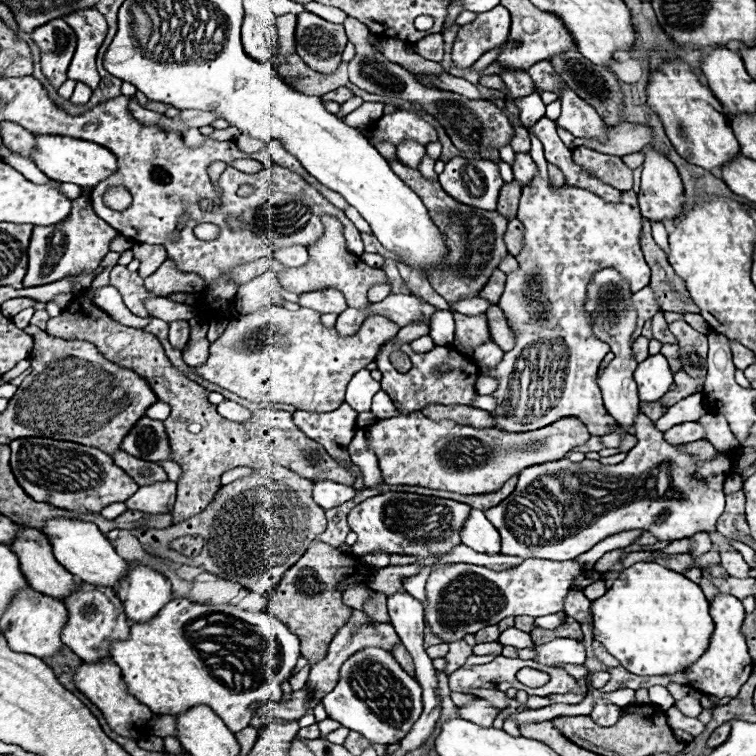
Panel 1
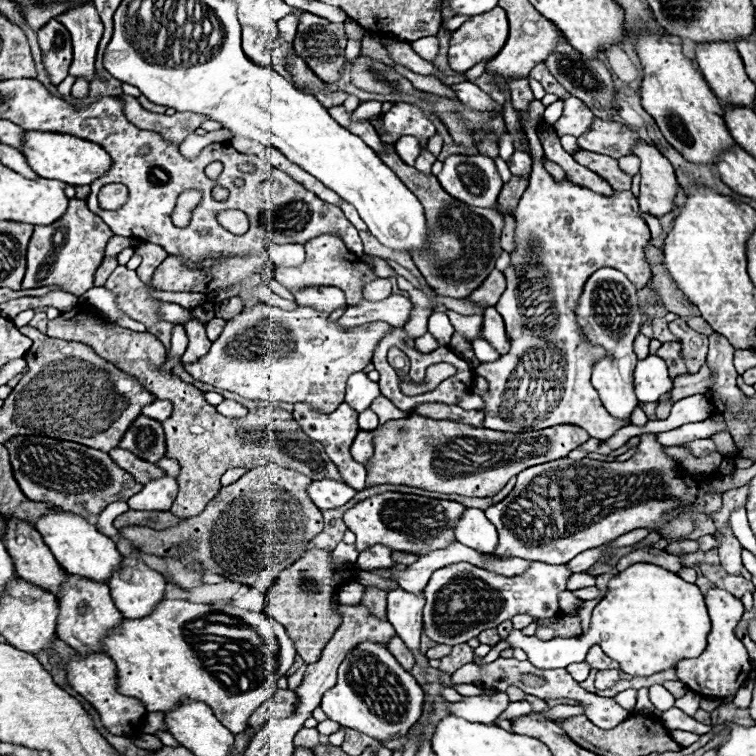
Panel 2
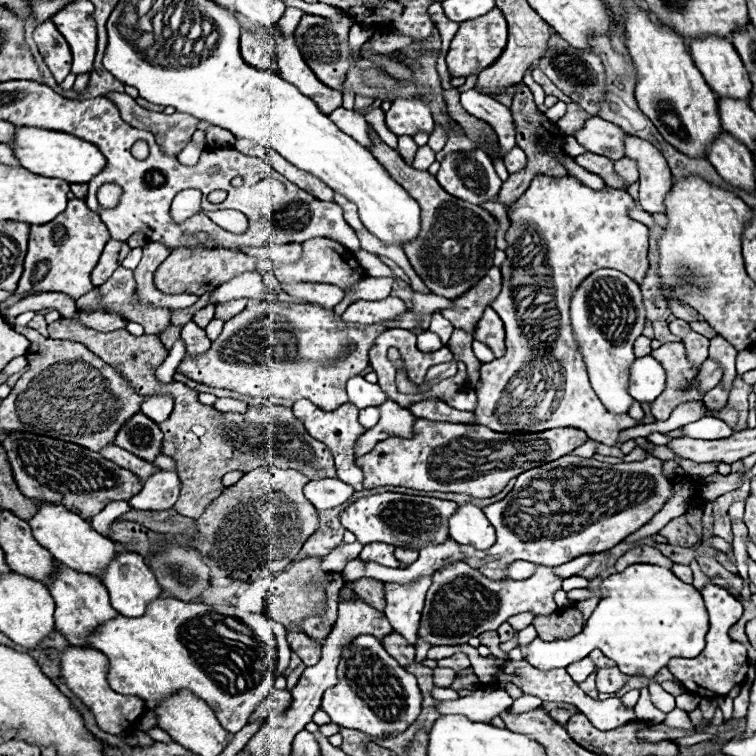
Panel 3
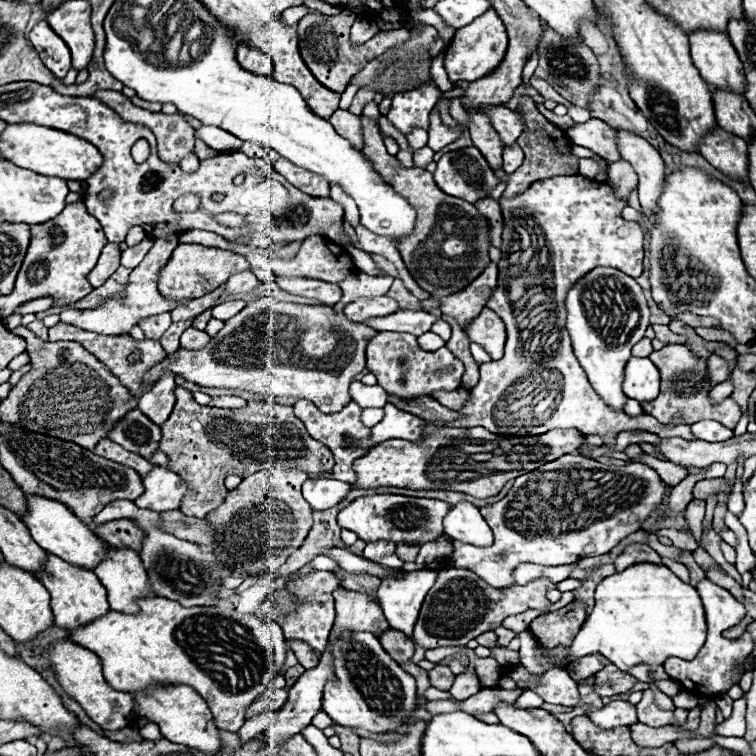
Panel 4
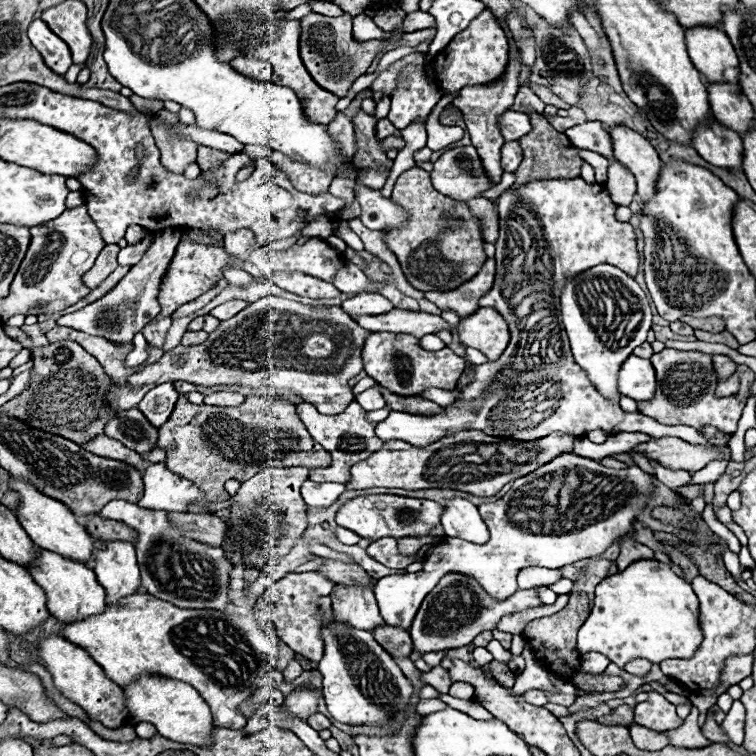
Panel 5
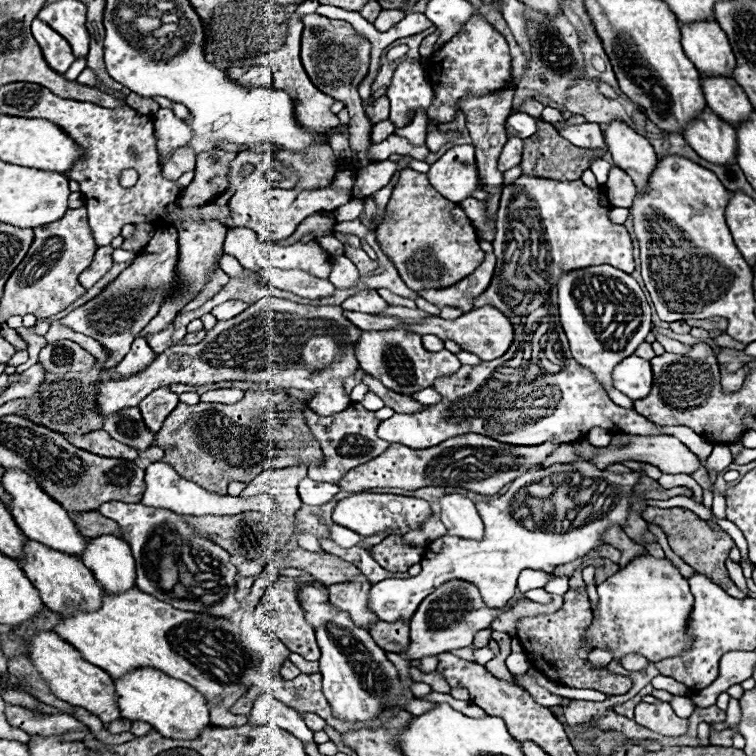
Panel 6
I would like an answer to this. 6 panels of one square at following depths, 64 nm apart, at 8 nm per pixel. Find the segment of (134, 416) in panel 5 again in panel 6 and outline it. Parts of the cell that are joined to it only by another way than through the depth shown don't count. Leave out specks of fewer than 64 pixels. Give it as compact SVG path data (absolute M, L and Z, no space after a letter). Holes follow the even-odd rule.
M124 408L122 412L108 416L104 420L102 430L108 432L114 440L120 440L122 444L128 444L136 450L150 448L154 444L154 436L156 436L144 424L138 408Z

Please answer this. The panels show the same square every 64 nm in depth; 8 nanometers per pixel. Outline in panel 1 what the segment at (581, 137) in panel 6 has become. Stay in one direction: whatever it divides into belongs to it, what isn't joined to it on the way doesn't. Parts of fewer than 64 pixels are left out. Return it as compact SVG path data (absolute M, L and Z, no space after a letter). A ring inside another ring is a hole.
M616 124L610 126L608 130L608 142L600 144L596 140L584 140L584 138L576 138L572 144L580 146L586 144L592 150L604 152L604 154L614 154L614 156L626 156L632 152L640 152L642 148L652 144L652 128L644 126L644 124Z

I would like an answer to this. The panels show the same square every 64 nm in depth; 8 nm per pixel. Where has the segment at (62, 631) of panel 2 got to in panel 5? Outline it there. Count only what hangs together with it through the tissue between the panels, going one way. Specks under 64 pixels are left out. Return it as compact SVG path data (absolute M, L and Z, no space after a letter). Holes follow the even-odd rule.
M40 550L40 556L28 570L30 570L32 578L44 588L44 592L48 596L48 610L56 620L60 620L64 624L74 624L78 620L96 616L106 610L106 590L98 584L96 574L90 568L86 568L84 564L66 560L60 554L54 554L48 550Z

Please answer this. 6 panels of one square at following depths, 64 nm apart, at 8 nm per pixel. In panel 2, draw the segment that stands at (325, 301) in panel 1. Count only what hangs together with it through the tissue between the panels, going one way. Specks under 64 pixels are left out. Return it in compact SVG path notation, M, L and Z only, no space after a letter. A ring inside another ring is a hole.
M302 288L294 292L294 296L300 306L312 306L326 314L346 308L344 292L340 292L340 288Z

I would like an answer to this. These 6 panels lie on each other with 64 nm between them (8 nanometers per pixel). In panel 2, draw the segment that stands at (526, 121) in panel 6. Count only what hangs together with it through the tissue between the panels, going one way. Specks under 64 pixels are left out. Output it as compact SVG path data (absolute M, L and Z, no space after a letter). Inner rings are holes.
M460 82L460 84L452 84L450 86L454 92L456 92L456 96L466 104L466 106L470 106L470 108L474 108L474 110L496 110L496 112L502 112L502 106L500 104L496 104L494 100L490 100L490 96L486 94L486 92L482 92L476 84L472 84L472 82ZM504 134L502 140L499 141L499 156L507 161L514 153L514 146L512 146L512 136Z

